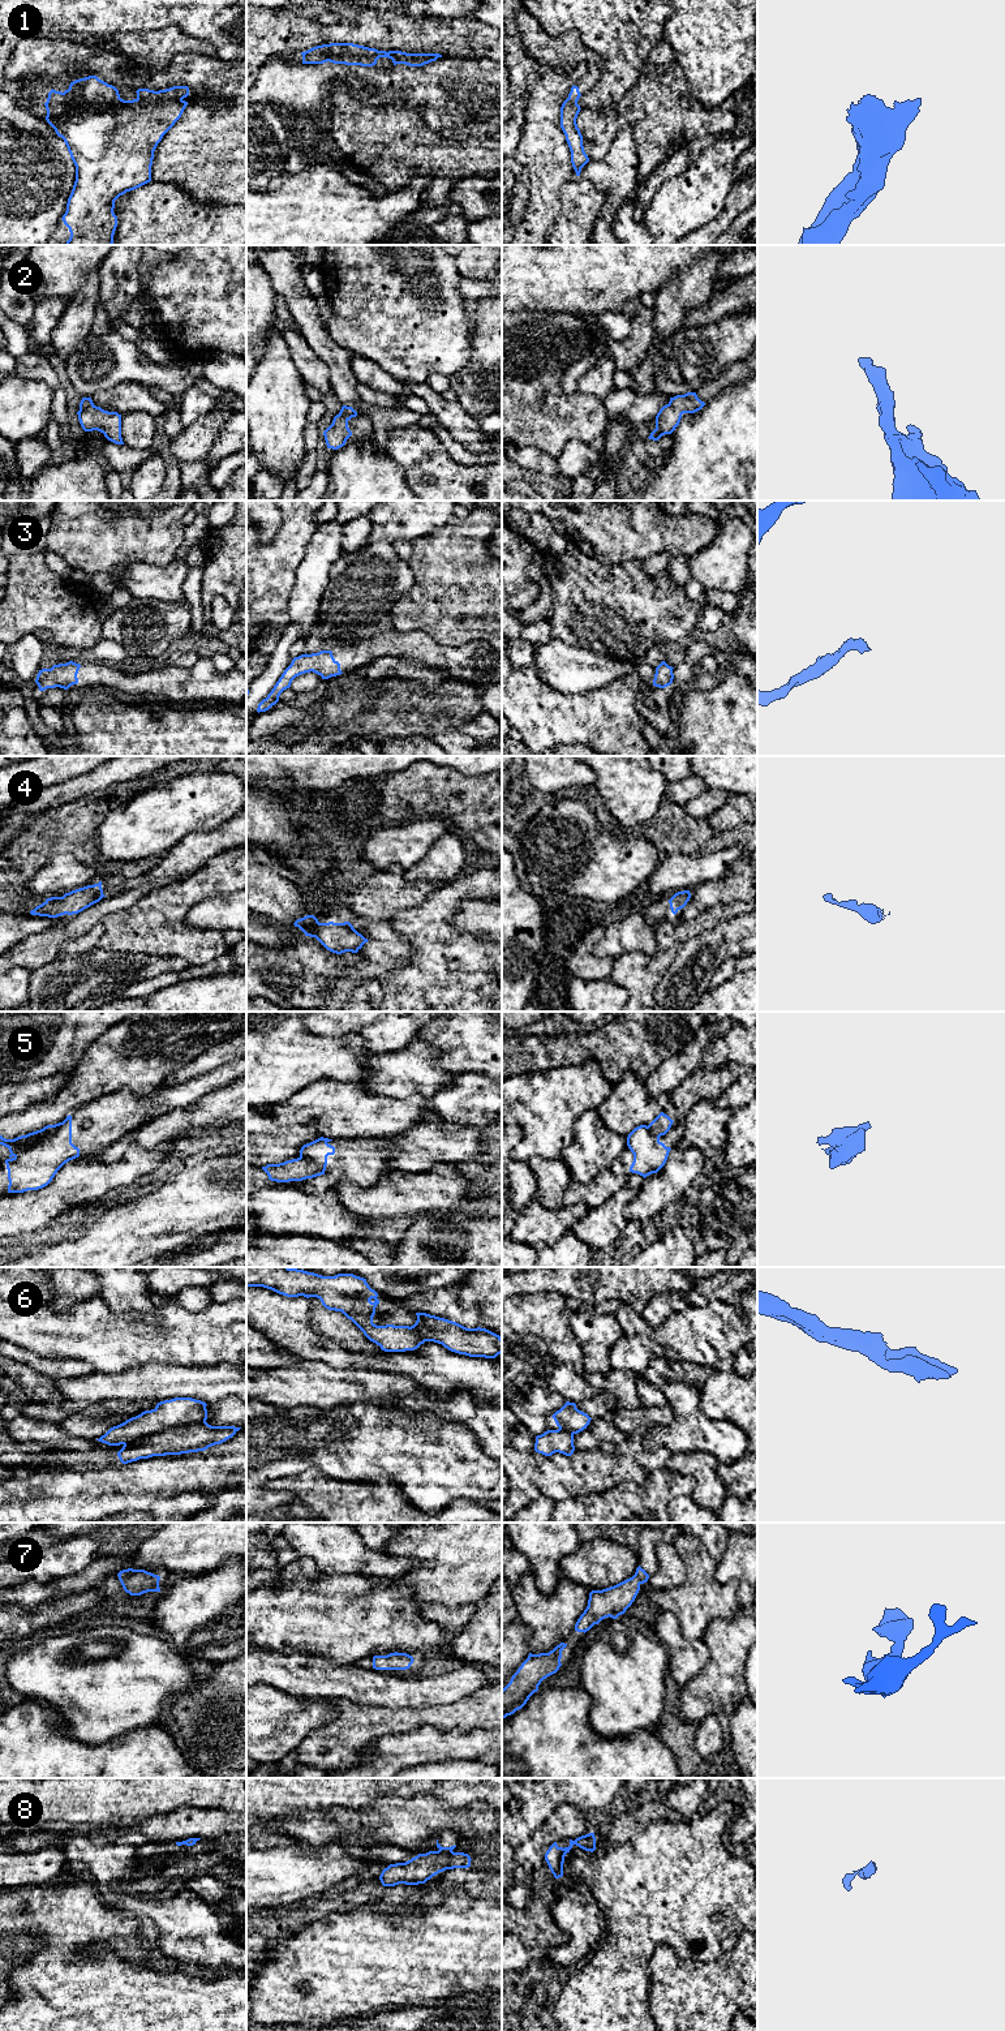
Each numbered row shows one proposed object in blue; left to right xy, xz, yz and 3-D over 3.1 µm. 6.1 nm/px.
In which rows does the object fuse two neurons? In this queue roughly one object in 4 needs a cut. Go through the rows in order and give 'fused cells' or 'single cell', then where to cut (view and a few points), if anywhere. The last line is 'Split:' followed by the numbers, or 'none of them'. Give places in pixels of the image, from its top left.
1: single cell | no cut
2: single cell | no cut
3: single cell | no cut
4: single cell | no cut
5: fused cells | xy (61, 1123), (52, 1132), (22, 1149), (14, 1156)
6: fused cells | xy (205, 1421), (162, 1429), (124, 1445)
7: single cell | no cut
8: single cell | no cut
Split: 5, 6

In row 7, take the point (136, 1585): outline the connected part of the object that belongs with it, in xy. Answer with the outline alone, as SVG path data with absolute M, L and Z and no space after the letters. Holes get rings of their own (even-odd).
M123 1570L117 1573L119 1580L126 1593L130 1596L141 1596L147 1592L160 1592L160 1576L145 1570Z

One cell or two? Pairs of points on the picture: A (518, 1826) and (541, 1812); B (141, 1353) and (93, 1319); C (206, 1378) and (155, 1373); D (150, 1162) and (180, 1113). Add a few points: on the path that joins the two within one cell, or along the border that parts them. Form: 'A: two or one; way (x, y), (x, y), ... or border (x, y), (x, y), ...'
A: one; way (523, 1823), (536, 1812)
B: one; way (129, 1342), (115, 1342), (104, 1331)
C: one; way (193, 1378), (168, 1378)
D: two; border (180, 1142), (163, 1142), (150, 1149), (131, 1146)

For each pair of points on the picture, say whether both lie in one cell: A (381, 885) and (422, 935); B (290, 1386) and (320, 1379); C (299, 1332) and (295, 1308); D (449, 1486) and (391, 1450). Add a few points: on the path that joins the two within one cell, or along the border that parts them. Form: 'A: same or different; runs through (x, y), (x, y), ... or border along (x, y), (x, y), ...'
A: different; border along (429, 896), (417, 906), (399, 910), (389, 922)
B: same; runs through (297, 1386), (312, 1386)
C: same; runs through (295, 1326), (295, 1314)
D: same; runs through (434, 1472), (412, 1450), (406, 1450)

